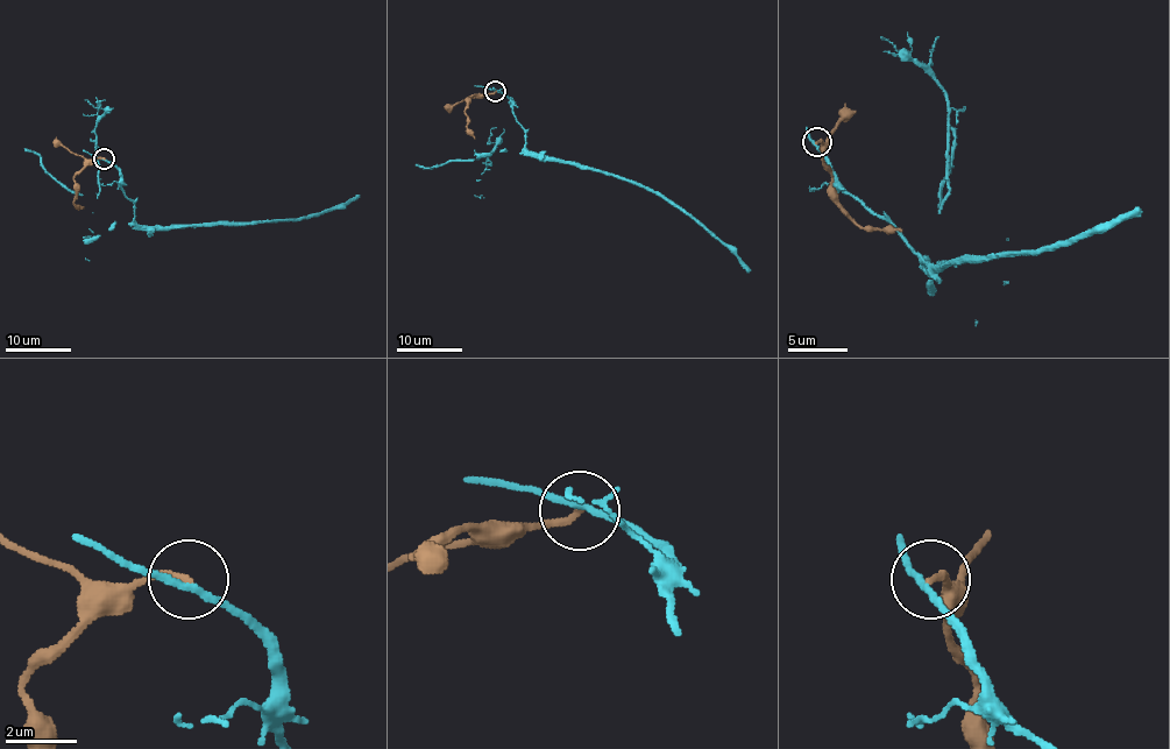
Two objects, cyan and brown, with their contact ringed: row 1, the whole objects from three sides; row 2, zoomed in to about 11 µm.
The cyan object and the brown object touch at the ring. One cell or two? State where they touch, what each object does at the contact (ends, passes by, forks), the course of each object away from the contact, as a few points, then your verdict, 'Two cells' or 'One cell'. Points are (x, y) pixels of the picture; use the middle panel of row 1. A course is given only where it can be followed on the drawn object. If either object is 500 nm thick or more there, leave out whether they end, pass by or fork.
Place: (495, 91). At the ring cyan passes by. At the ring brown ends. Course of cyan: (495, 91), (511, 100), (511, 112), (524, 131), (524, 147), (531, 152), (660, 191), (709, 230), (751, 271). Course of brown: (495, 91), (472, 94), (465, 99), (467, 131), (475, 139). Two cells

